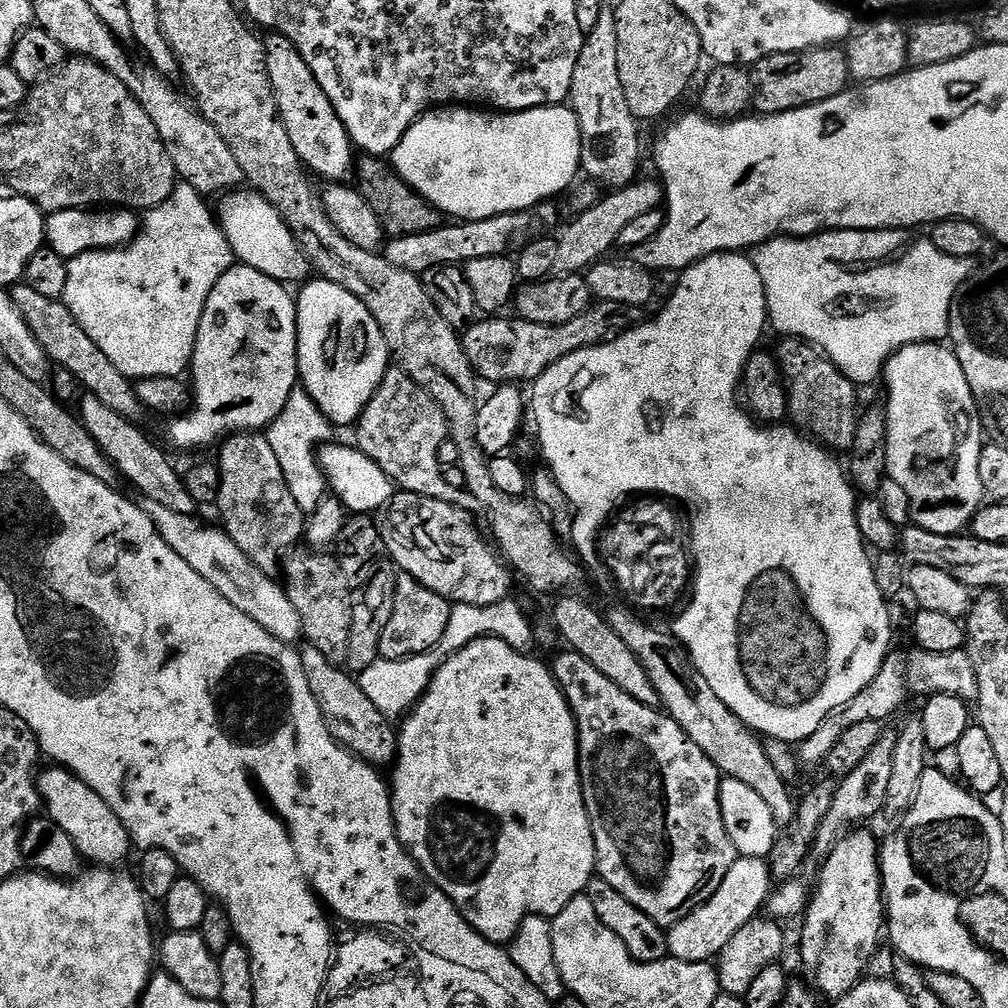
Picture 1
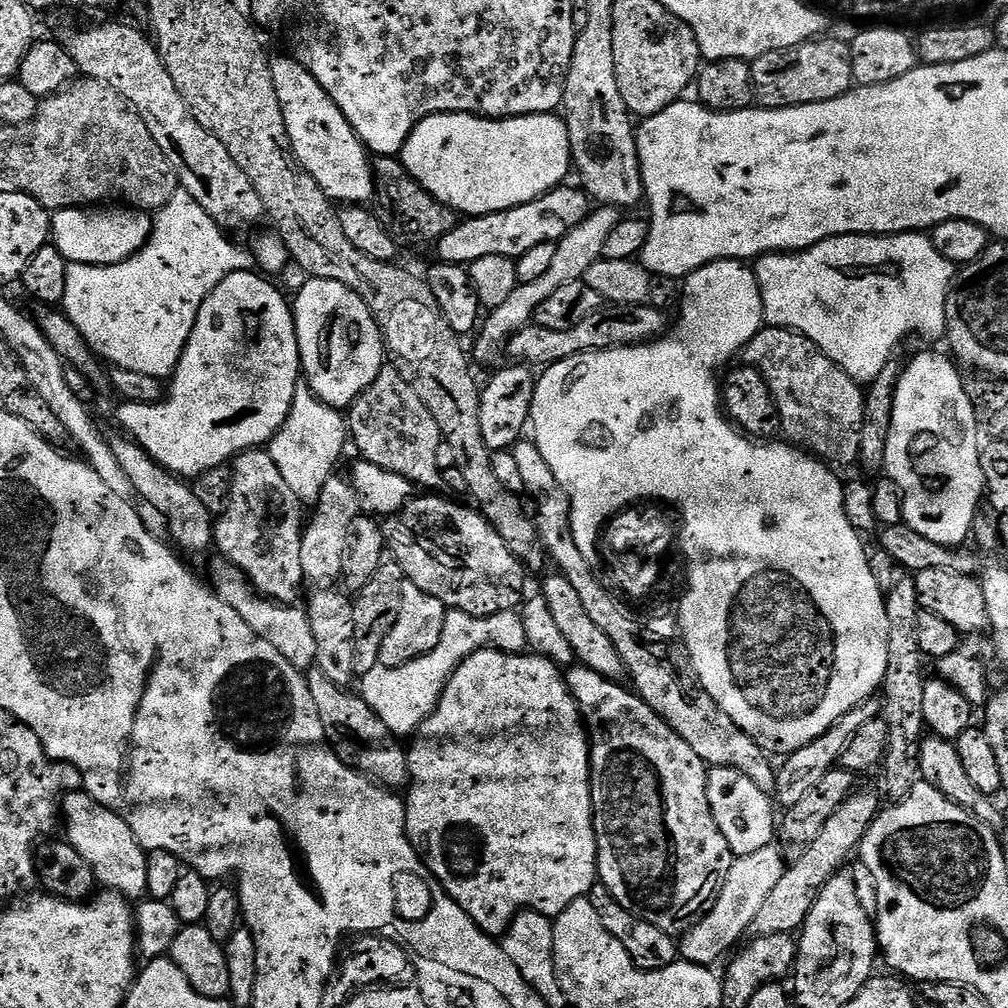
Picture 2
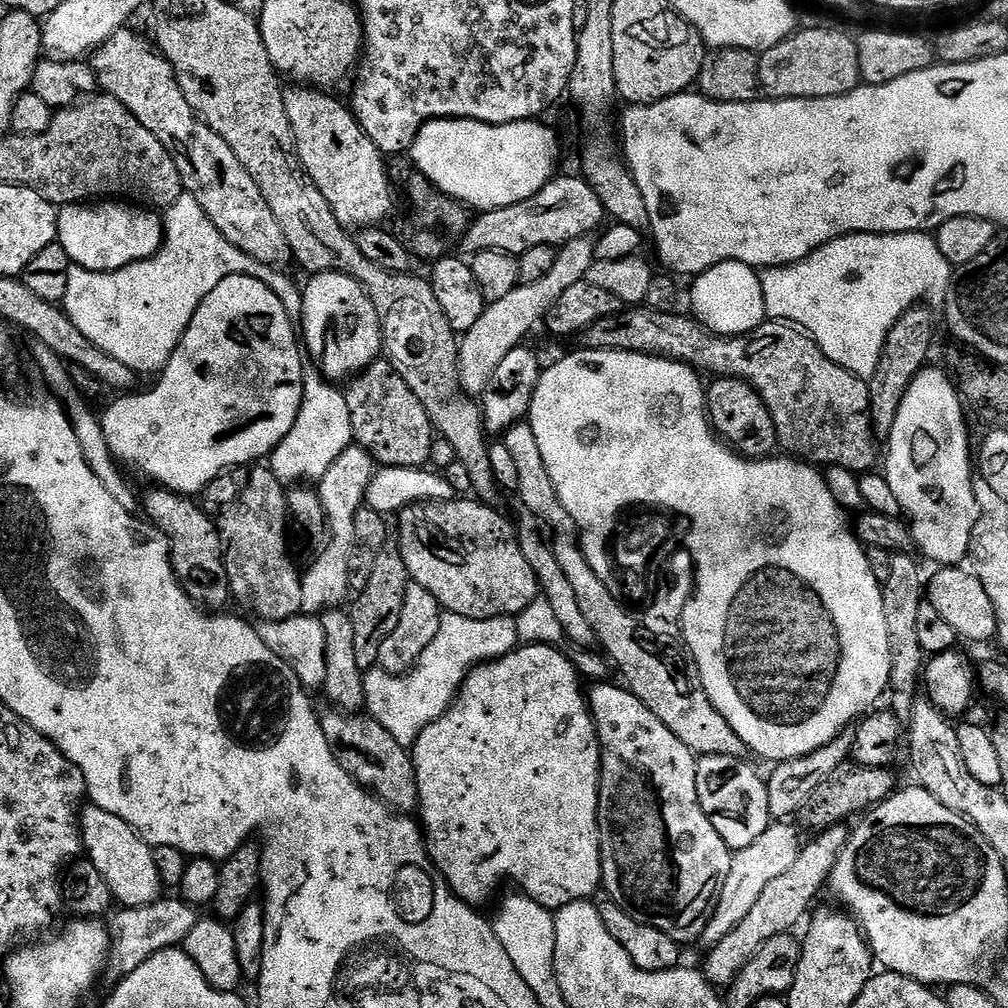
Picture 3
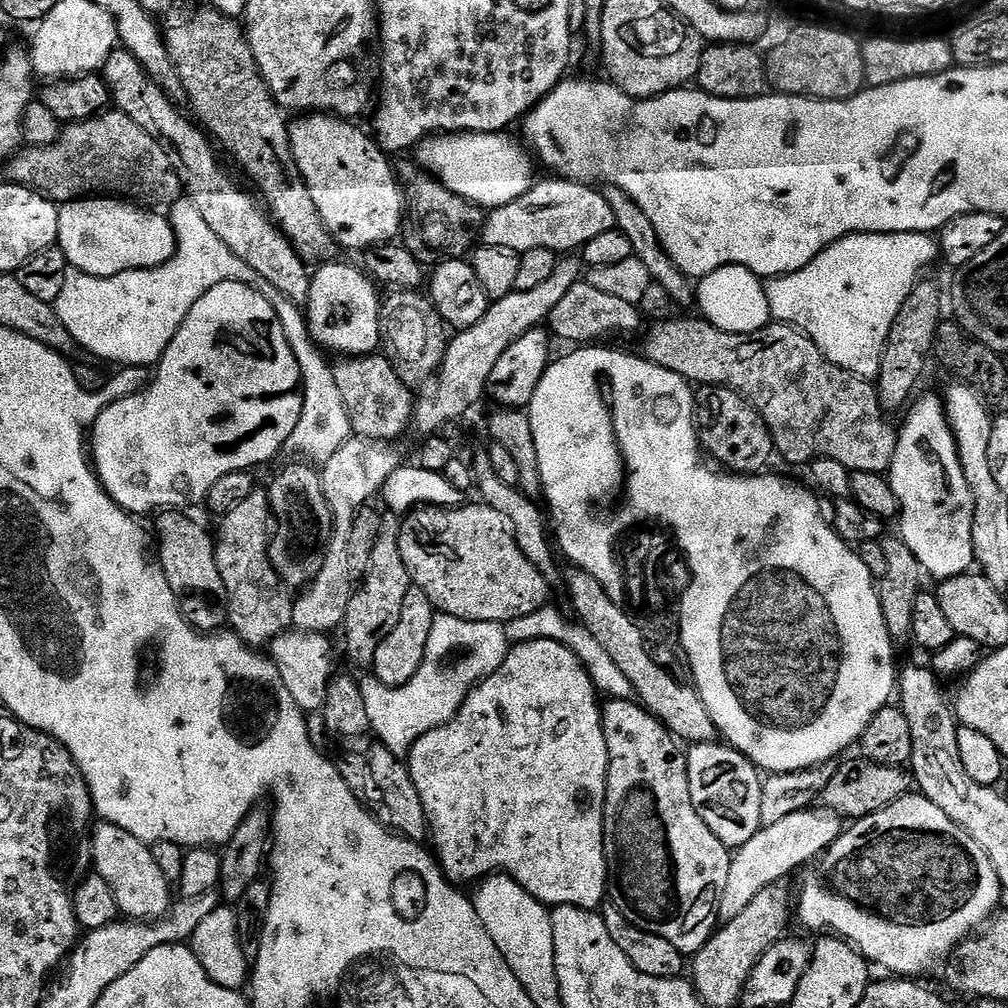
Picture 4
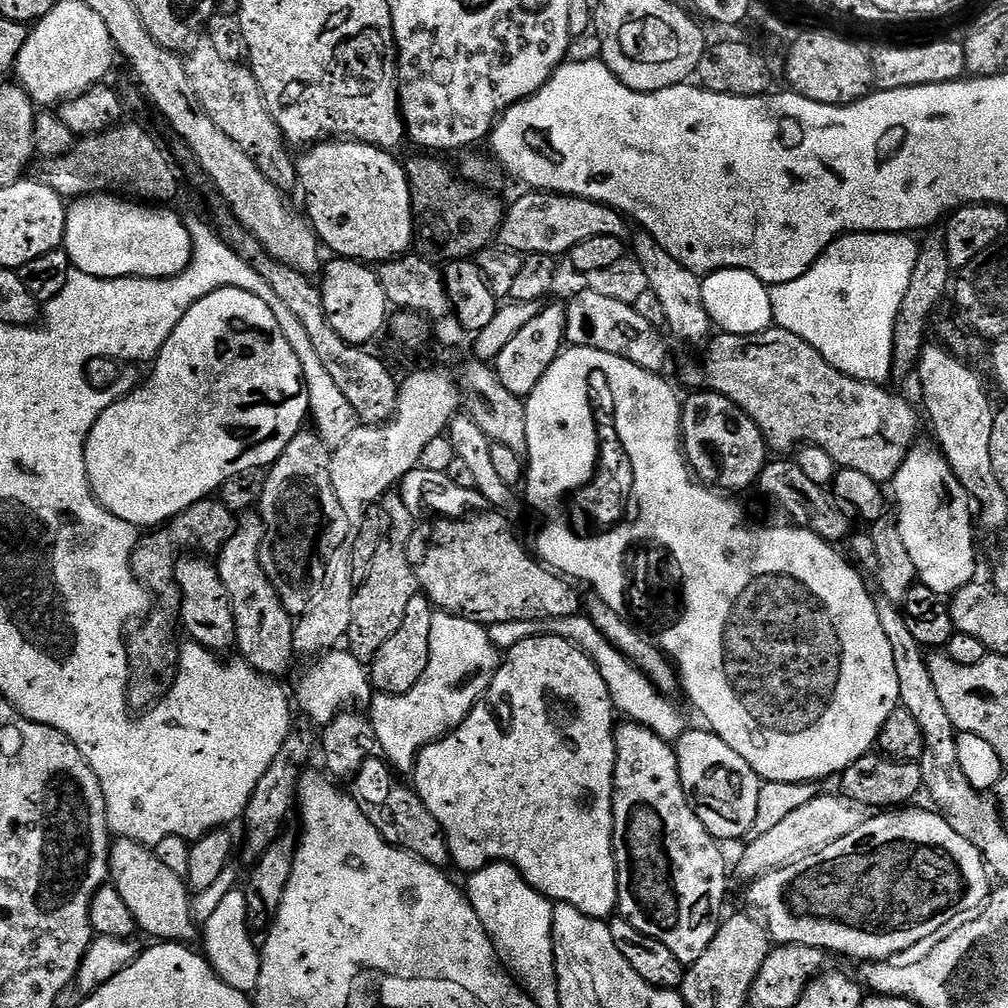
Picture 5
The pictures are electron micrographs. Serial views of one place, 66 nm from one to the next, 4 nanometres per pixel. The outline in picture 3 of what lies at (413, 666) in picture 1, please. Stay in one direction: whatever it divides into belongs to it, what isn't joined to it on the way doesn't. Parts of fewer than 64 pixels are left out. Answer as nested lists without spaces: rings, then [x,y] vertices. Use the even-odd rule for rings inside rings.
[[[444,612],[440,618],[438,634],[434,634],[434,642],[430,642],[430,646],[422,650],[422,658],[418,658],[409,672],[391,676],[378,666],[364,672],[364,706],[367,715],[377,720],[382,730],[387,730],[392,735],[394,742],[411,749],[422,730],[426,730],[426,726],[438,722],[438,718],[446,714],[473,668],[515,652],[517,647],[516,621],[513,617],[495,616],[479,620]]]

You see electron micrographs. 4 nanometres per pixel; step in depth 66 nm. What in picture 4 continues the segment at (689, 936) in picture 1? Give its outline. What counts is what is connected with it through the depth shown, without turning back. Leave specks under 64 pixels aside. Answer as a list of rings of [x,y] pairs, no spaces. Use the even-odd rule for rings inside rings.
[[[823,806],[803,808],[798,814],[790,814],[774,822],[774,826],[760,827],[754,838],[745,840],[741,848],[735,849],[730,862],[730,878],[726,878],[726,890],[720,899],[719,919],[727,922],[738,918],[738,914],[742,914],[742,910],[746,910],[746,906],[750,906],[750,902],[754,902],[760,892],[779,885],[783,876],[796,871],[799,873],[823,856],[845,828],[841,816]]]

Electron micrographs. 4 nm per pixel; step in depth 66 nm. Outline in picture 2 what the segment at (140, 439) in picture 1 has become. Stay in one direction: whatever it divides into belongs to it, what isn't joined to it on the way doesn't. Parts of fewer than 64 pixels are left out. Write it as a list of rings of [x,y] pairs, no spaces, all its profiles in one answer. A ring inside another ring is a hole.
[[[114,434],[108,436],[110,450],[114,450],[114,458],[118,458],[118,466],[126,470],[126,478],[134,482],[134,490],[154,506],[154,510],[159,510],[166,518],[171,539],[176,539],[188,552],[204,552],[214,544],[214,516],[213,513],[198,502],[194,490],[181,477],[173,472],[168,472],[142,446],[127,435]]]

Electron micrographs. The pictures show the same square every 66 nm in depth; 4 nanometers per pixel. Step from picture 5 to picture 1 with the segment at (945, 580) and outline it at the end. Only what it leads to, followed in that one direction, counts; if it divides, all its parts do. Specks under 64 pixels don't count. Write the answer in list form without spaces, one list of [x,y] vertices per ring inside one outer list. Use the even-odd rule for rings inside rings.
[[[940,342],[931,344],[908,344],[900,348],[884,365],[883,383],[888,383],[886,419],[887,475],[910,498],[915,527],[930,530],[930,534],[961,535],[985,503],[982,477],[978,474],[978,458],[986,437],[980,425],[980,412],[976,409],[978,397],[970,390],[966,374],[962,374],[962,362],[952,353],[951,347]]]

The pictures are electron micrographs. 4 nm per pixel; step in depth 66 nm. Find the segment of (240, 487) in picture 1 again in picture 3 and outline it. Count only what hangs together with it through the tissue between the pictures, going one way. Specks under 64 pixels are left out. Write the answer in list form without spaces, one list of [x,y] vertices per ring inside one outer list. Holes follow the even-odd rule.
[[[253,467],[248,473],[248,485],[242,490],[242,498],[219,517],[218,531],[224,547],[224,569],[231,595],[260,622],[301,615],[302,572],[288,557],[288,528],[290,517],[285,485],[270,467]]]

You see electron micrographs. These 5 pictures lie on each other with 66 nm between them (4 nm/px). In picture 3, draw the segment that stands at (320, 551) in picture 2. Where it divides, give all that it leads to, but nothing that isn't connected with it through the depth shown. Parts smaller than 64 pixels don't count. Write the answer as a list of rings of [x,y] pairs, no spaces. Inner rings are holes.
[[[353,444],[348,447],[328,472],[318,481],[316,489],[322,502],[328,545],[312,560],[312,565],[303,569],[300,585],[302,586],[301,613],[323,614],[336,610],[347,596],[350,596],[348,586],[348,557],[352,555],[354,534],[354,518],[365,503],[366,488],[369,486],[376,471],[376,463],[364,448]]]

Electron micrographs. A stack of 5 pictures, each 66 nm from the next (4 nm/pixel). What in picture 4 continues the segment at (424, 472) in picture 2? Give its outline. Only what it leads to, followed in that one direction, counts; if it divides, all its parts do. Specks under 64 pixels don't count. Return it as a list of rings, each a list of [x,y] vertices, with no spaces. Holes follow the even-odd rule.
[[[387,355],[349,356],[337,361],[332,364],[334,381],[338,384],[352,431],[357,437],[396,442],[407,428],[413,427],[413,389],[398,378]]]

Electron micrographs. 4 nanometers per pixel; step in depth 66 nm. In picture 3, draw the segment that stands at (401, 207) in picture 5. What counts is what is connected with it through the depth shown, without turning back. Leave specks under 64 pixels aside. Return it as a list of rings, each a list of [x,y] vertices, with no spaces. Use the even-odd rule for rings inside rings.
[[[292,86],[285,91],[286,114],[290,118],[292,137],[296,139],[296,155],[343,228],[375,228],[389,219],[394,208],[386,160],[360,128],[349,105],[339,104],[332,96],[335,95],[311,86]]]

